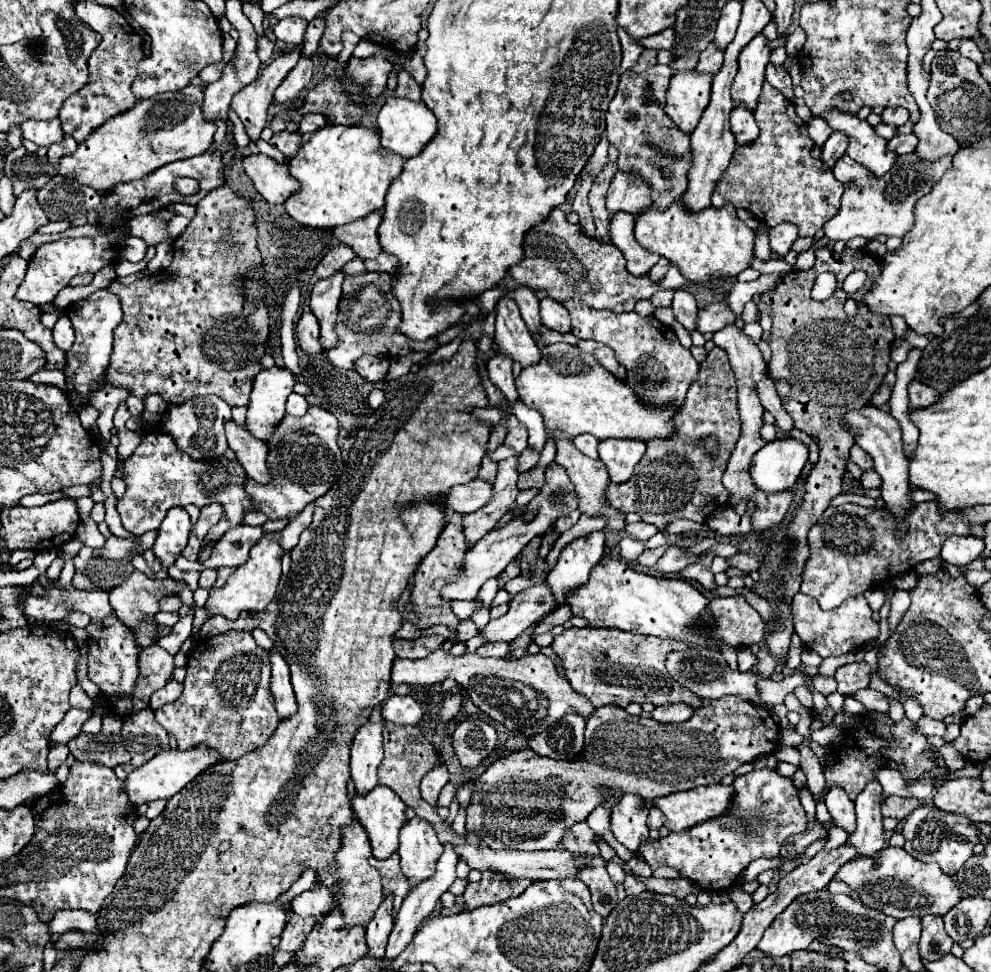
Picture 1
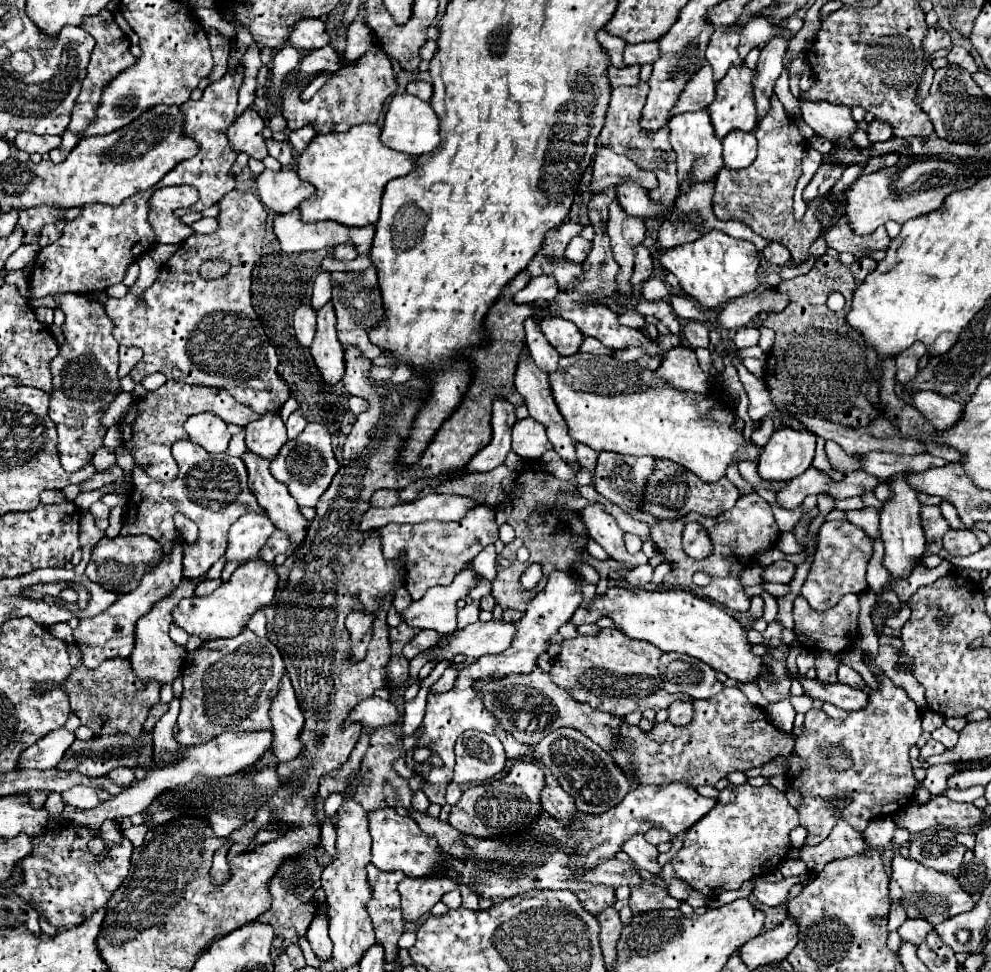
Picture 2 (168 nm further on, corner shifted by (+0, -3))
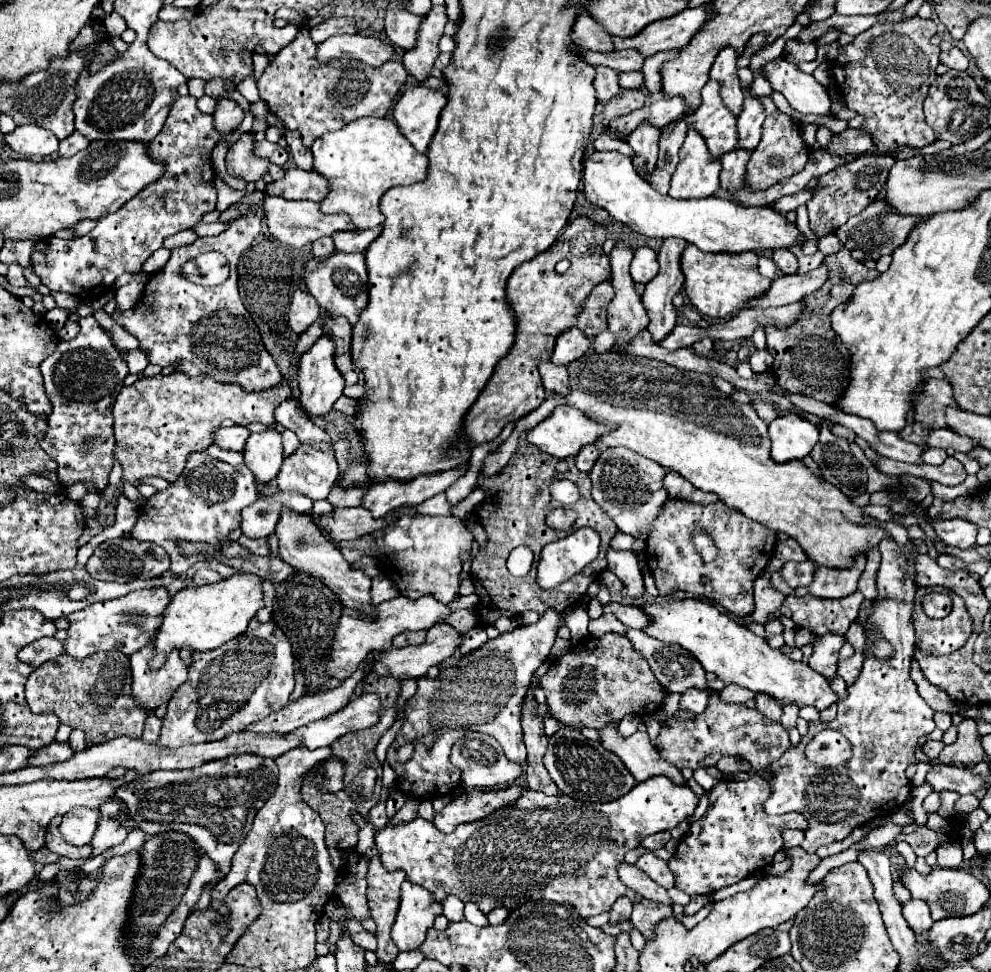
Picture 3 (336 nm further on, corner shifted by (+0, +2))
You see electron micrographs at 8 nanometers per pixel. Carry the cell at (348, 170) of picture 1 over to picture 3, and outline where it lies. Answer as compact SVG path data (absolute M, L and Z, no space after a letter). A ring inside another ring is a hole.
M361 117L339 131L325 133L313 143L313 169L325 175L331 191L321 201L323 213L347 213L357 229L371 229L385 221L379 201L385 191L399 185L413 185L427 177L427 155L417 153L393 119Z

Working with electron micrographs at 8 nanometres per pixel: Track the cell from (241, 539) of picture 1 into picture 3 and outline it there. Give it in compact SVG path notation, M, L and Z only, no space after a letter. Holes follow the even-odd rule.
M277 491L271 497L259 497L253 505L243 509L241 531L251 539L267 537L275 531L283 507L289 507L295 513L303 513L311 509L311 505L313 501L309 497L295 491Z

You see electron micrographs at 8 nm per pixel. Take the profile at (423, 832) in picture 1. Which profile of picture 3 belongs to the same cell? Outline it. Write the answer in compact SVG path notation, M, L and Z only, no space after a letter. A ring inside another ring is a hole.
M405 881L401 885L401 907L391 927L391 937L399 951L419 949L425 941L427 929L433 927L435 917L441 913L443 907L429 897L427 889Z

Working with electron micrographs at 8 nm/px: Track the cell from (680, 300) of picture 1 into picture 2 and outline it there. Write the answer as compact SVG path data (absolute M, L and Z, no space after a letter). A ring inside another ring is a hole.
M697 320L683 322L683 336L687 338L687 342L693 348L709 344L709 330L707 330L707 326L703 322L697 322Z

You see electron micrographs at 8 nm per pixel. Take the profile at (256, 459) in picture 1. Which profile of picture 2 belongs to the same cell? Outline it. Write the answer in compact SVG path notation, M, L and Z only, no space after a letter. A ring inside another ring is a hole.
M247 450L241 460L249 470L249 490L257 496L259 506L265 508L267 516L279 530L291 534L293 548L297 548L301 544L301 538L305 538L305 530L309 526L309 522L301 516L297 502L289 490L271 476L269 462L265 458Z

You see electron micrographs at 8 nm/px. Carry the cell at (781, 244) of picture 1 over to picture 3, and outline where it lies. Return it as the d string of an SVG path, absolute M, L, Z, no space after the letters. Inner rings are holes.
M777 251L777 253L773 253L773 263L779 267L779 271L783 273L783 275L793 275L793 273L797 273L797 269L799 269L799 265L797 265L797 257L793 255L793 253L781 253L781 251Z

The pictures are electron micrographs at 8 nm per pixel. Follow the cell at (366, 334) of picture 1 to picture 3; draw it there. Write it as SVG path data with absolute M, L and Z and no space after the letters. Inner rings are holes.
M335 251L327 259L309 259L305 267L305 283L309 293L317 299L319 307L325 309L333 317L347 317L351 325L355 325L359 313L367 305L367 269L365 255L361 253L341 253Z

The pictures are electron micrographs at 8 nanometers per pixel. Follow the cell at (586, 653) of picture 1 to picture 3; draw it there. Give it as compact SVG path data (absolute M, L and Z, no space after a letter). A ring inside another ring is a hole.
M605 635L579 643L567 655L553 661L541 677L549 711L565 729L601 729L607 723L619 723L627 713L645 717L661 709L665 691L657 685L647 661L635 653L627 637Z

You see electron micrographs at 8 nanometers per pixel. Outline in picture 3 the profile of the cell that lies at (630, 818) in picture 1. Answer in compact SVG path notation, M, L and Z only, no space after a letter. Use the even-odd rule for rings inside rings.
M649 849L639 857L637 867L643 869L655 883L659 883L659 885L665 887L665 889L671 889L673 883L675 883L675 877L673 877L673 873L669 871L667 863L665 863L663 859L655 857L653 851L649 851Z

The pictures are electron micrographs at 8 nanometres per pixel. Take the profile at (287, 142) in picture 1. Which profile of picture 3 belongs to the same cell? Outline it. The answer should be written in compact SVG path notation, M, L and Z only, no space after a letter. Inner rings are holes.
M259 141L259 143L255 143L253 153L255 153L257 157L269 159L271 163L275 163L275 165L279 165L279 167L283 167L285 161L287 161L287 157L289 157L283 147L279 147L279 145L275 145L275 143L269 143L269 141Z

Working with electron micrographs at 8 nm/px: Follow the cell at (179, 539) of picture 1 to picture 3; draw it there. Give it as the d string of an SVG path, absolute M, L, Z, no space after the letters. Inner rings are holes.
M157 587L157 589L131 591L121 599L93 603L81 611L75 611L67 617L69 627L67 627L67 639L63 641L63 651L73 659L85 659L87 655L97 651L121 651L125 655L133 655L157 637L169 601L171 597L167 589Z

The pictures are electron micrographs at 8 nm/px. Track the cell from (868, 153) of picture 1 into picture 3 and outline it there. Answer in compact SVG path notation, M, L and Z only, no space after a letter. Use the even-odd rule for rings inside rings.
M775 59L763 65L763 75L771 83L773 91L785 95L793 109L799 113L813 113L813 115L829 115L831 101L827 89L815 81L813 75L803 73L795 65L785 59Z

